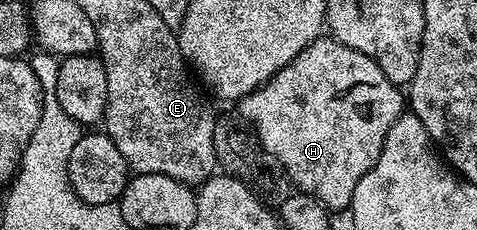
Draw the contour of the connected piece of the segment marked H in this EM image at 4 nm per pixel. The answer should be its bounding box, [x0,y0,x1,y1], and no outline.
[240,36,407,212]

